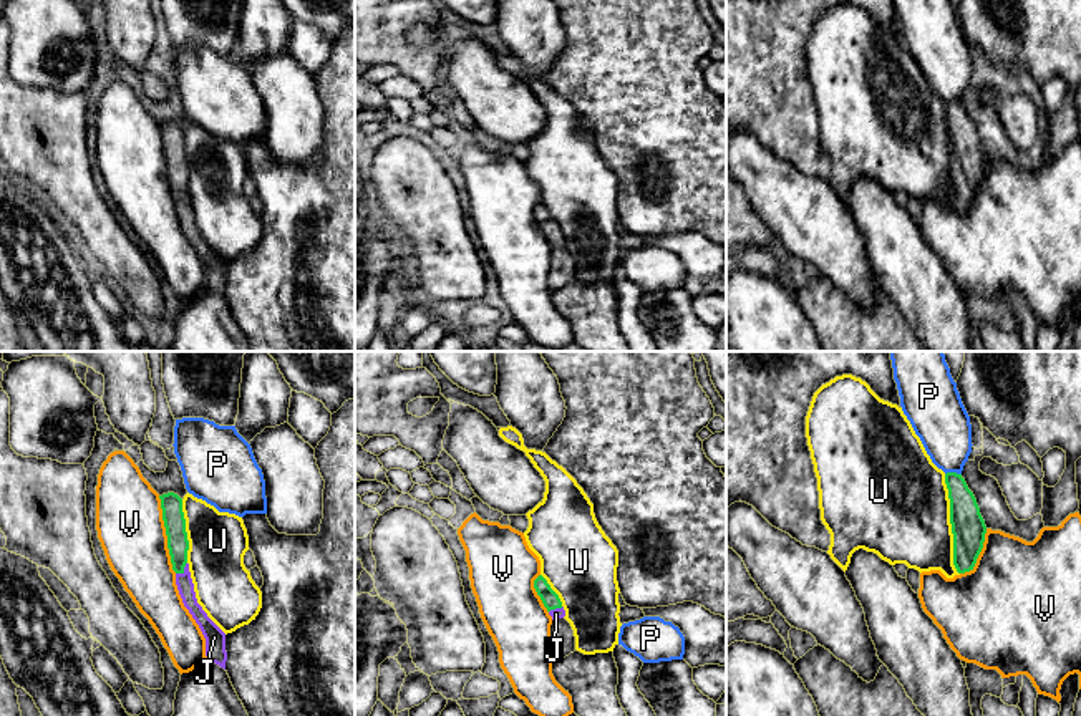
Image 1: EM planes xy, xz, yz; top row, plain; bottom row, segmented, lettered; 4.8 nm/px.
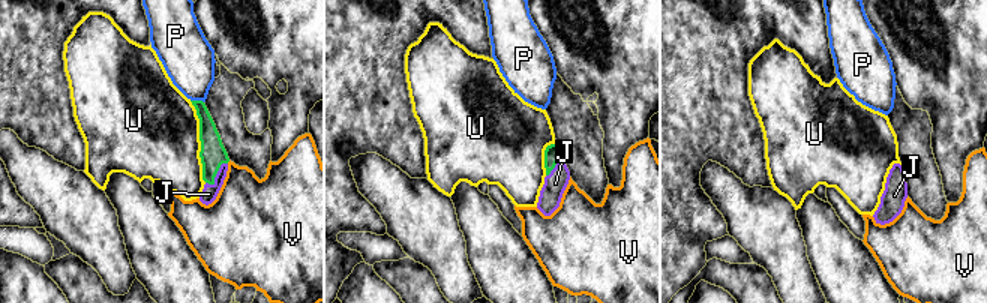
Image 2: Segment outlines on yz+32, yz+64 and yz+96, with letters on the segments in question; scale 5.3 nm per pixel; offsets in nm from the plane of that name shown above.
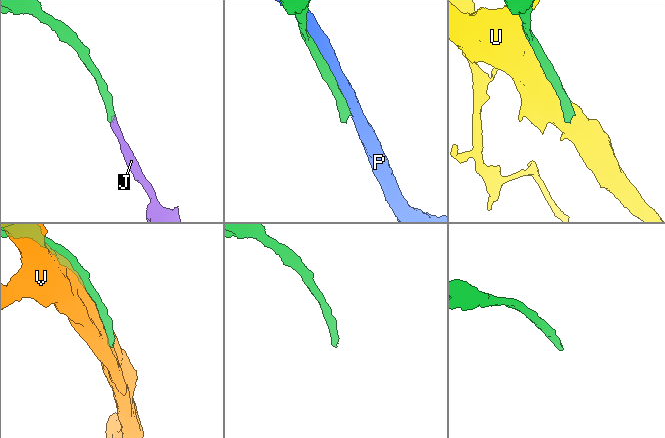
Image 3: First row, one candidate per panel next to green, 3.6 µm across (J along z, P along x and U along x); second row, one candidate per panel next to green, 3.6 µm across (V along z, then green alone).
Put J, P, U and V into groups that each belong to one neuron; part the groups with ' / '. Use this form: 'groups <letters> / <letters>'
groups J / P / U / V

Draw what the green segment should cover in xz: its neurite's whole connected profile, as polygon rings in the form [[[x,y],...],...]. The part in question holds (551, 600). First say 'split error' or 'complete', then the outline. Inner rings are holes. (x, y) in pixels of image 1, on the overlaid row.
split error; [[[539,575],[534,580],[534,588],[537,595],[540,597],[544,607],[547,608],[549,615],[552,617],[552,620],[565,617],[565,610],[562,607],[559,595],[550,588],[550,585],[542,575]]]

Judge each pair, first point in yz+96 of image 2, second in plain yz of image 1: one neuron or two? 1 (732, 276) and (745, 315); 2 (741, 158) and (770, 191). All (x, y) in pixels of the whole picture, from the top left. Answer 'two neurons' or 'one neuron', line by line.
1: two neurons
2: two neurons

